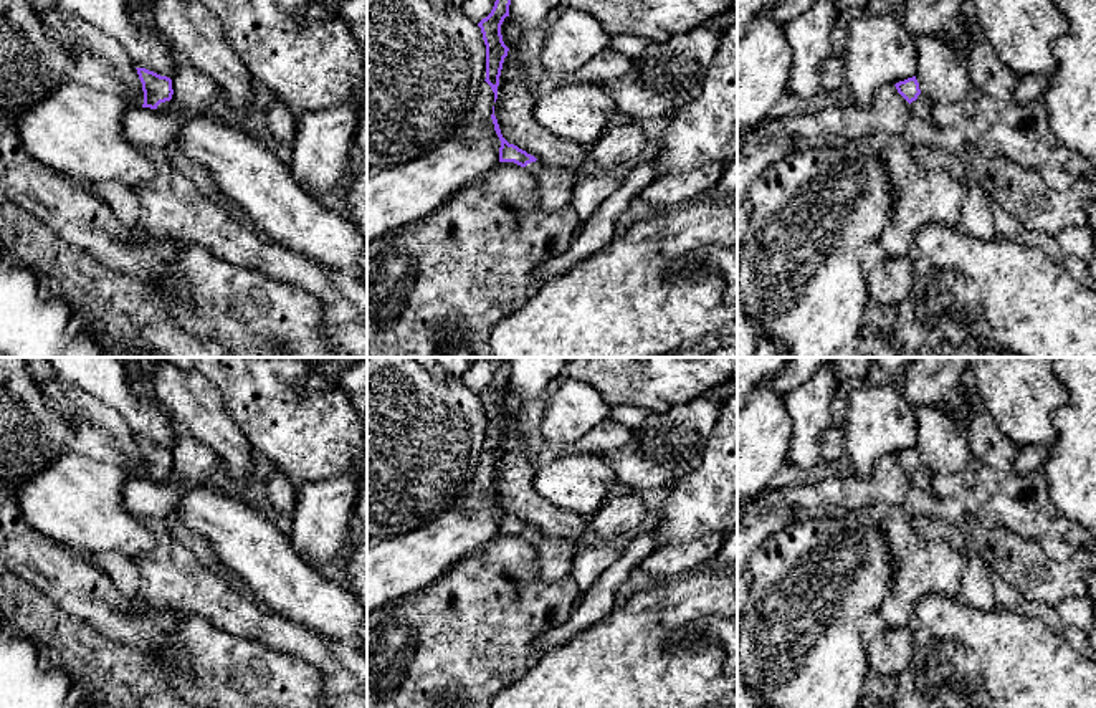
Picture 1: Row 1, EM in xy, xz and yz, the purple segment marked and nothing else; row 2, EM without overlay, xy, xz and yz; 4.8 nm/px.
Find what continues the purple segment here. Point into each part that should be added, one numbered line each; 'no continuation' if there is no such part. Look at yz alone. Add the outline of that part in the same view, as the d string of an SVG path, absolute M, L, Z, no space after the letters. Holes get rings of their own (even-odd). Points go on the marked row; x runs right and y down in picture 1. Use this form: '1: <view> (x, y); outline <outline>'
1: yz (943, 73); outline M964 10L955 17L970 36L957 43L947 40L947 31L916 38L921 94L909 104L913 116L936 126L931 116L932 103L960 103L970 88L970 53L985 35L975 17Z

